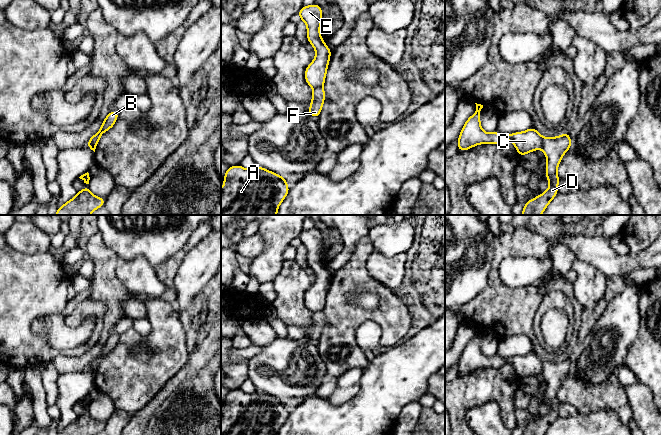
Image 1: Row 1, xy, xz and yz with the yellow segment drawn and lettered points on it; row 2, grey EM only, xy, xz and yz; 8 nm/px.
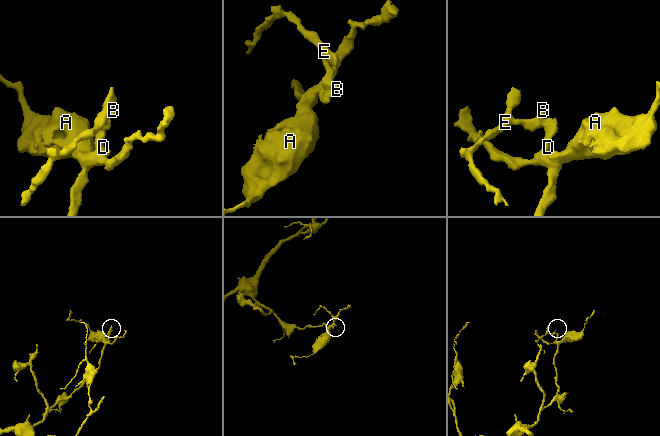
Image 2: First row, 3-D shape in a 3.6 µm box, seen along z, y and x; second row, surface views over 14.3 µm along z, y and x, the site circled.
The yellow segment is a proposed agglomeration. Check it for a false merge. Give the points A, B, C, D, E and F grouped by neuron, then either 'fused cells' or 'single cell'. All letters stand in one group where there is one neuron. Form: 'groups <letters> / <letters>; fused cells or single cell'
groups A D F / B C E; fused cells

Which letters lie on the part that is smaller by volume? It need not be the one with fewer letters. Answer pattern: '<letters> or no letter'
B, C, E

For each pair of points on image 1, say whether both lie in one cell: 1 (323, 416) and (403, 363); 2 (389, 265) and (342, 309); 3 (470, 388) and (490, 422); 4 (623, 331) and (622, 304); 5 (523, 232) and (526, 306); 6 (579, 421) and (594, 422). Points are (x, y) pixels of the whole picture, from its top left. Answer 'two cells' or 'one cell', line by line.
1: one cell
2: two cells
3: two cells
4: one cell
5: one cell
6: one cell

